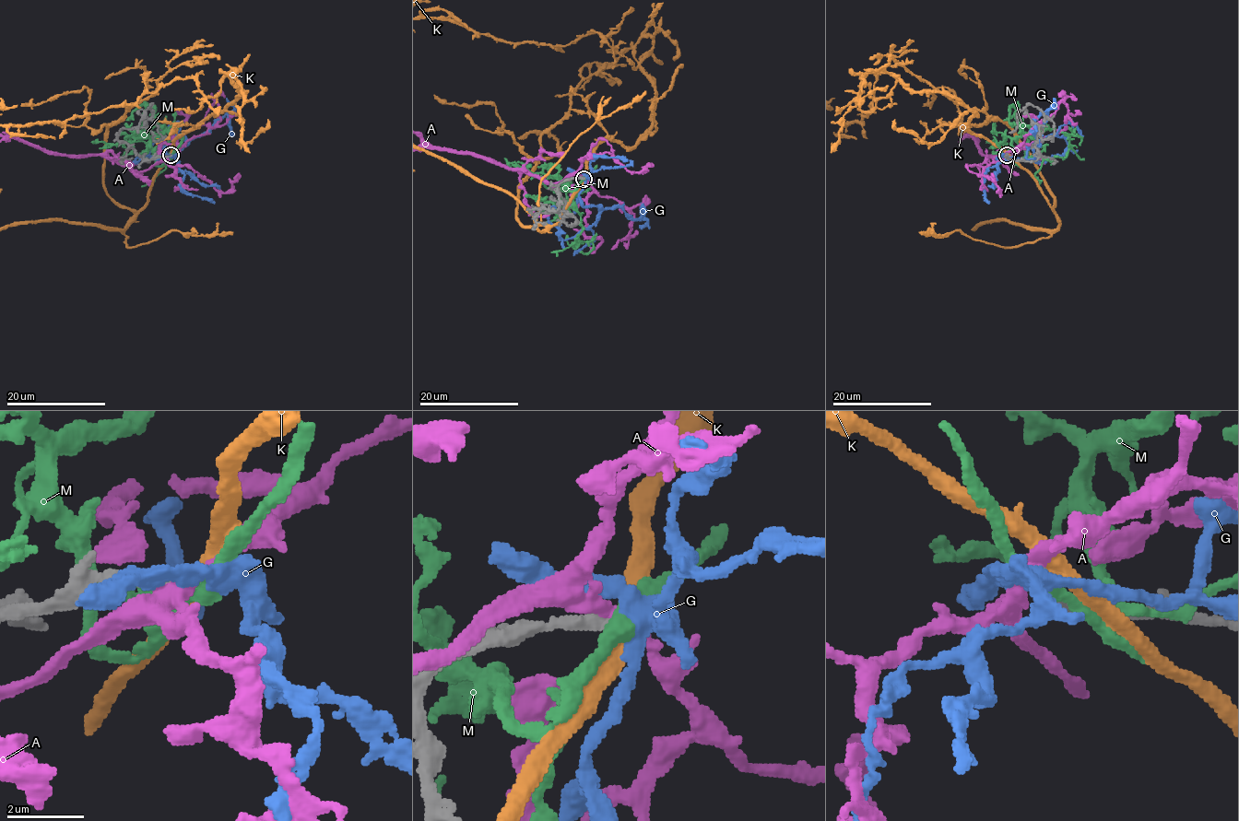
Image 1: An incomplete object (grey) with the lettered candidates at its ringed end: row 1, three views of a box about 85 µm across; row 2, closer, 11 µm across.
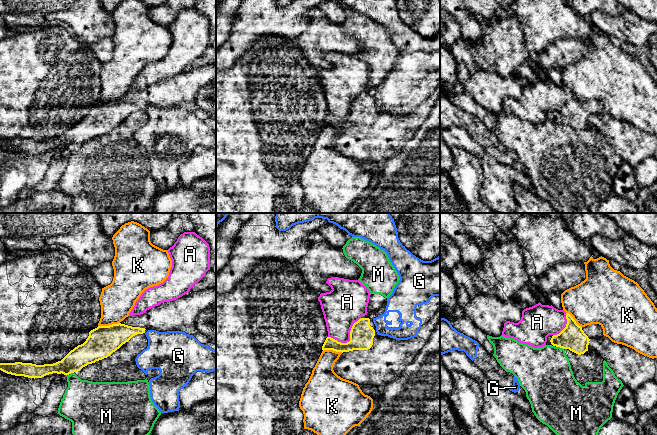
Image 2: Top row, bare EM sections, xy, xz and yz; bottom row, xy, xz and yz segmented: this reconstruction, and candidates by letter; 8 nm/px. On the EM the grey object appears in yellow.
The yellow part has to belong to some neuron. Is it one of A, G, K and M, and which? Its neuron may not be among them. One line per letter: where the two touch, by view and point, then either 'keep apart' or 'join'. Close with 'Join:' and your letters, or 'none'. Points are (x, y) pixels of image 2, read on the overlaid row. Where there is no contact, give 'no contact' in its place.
A: meets yellow in xz at (350, 339); keep apart
G: no contact; keep apart
K: meets yellow in xy at (109, 325); keep apart
M: meets yellow in yz at (560, 347); keep apart
Join: none

